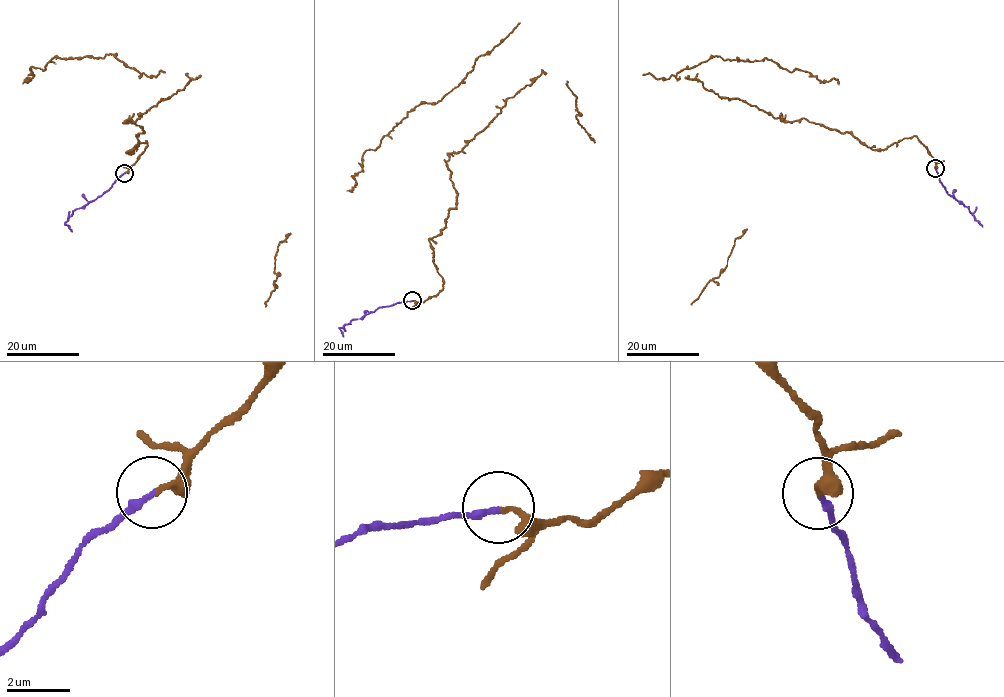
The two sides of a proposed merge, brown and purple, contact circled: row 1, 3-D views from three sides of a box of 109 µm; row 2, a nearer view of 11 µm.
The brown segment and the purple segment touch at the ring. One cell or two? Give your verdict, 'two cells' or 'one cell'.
one cell

